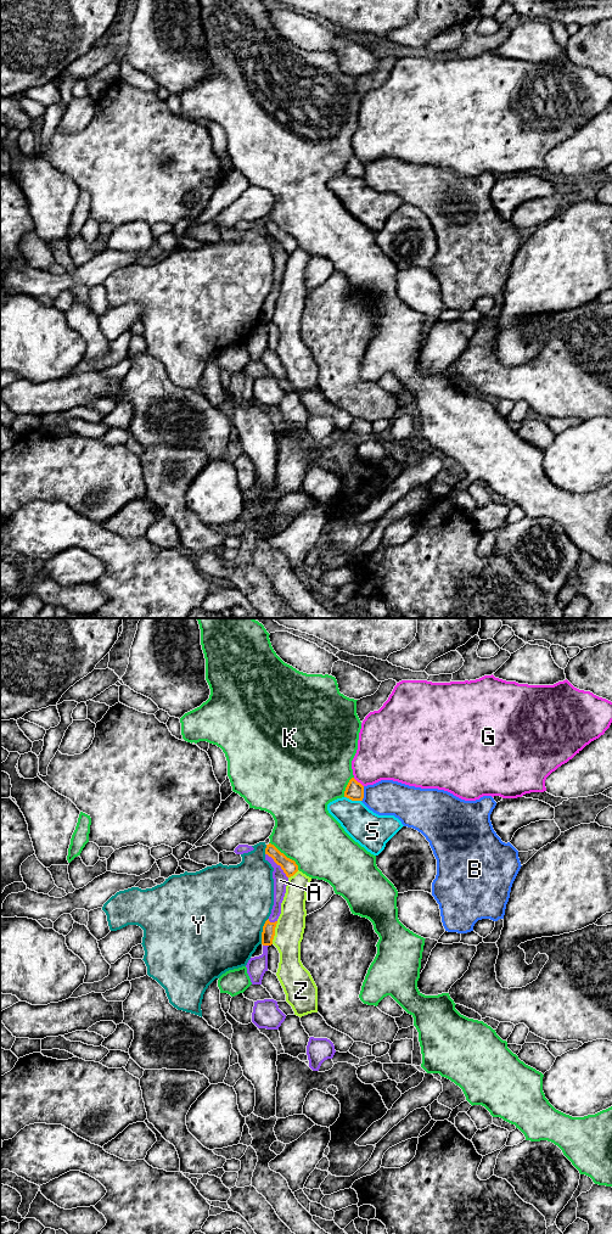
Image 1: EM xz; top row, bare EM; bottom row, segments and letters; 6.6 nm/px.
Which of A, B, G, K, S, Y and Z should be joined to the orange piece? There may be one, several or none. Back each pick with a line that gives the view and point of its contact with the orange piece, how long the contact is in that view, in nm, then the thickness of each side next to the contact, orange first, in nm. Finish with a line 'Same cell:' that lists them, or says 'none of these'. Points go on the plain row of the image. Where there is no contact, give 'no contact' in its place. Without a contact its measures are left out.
Same cell: none of these

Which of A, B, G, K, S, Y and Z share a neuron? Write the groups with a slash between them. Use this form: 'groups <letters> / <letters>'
groups A / B / G / K / S / Y / Z

